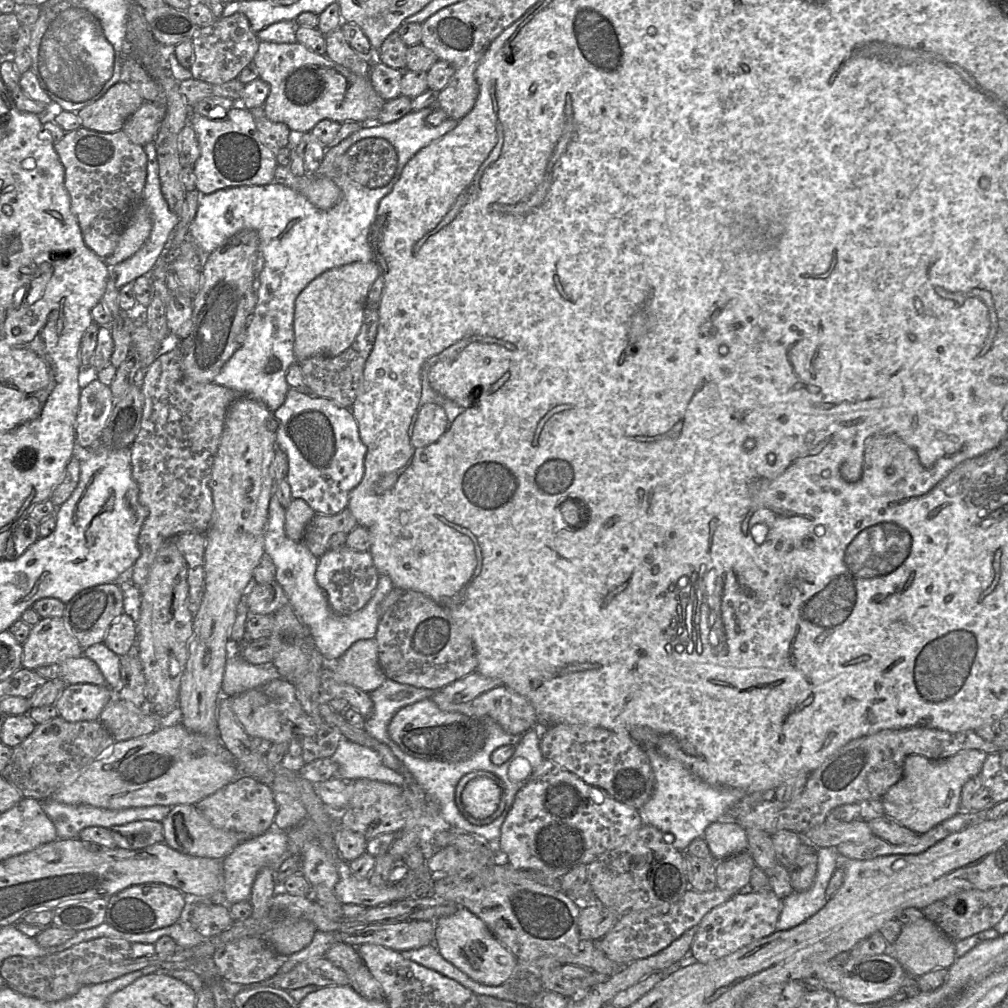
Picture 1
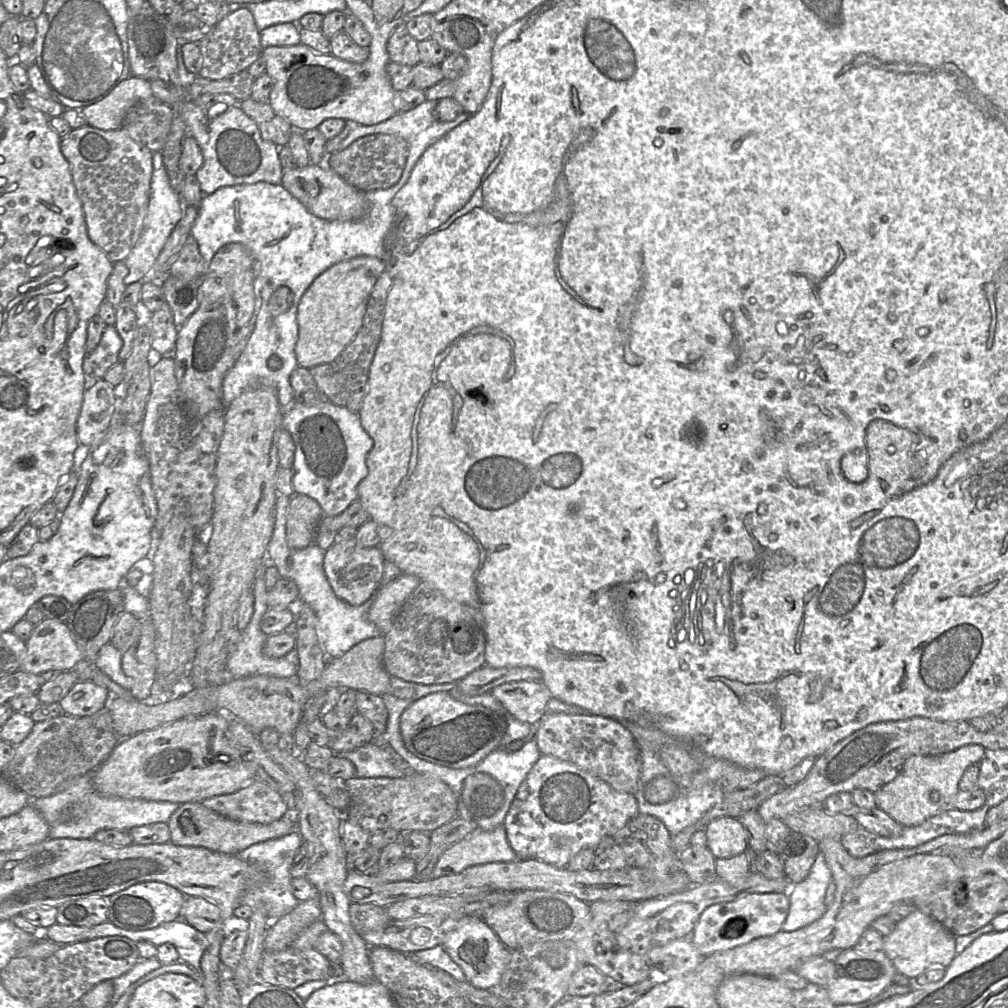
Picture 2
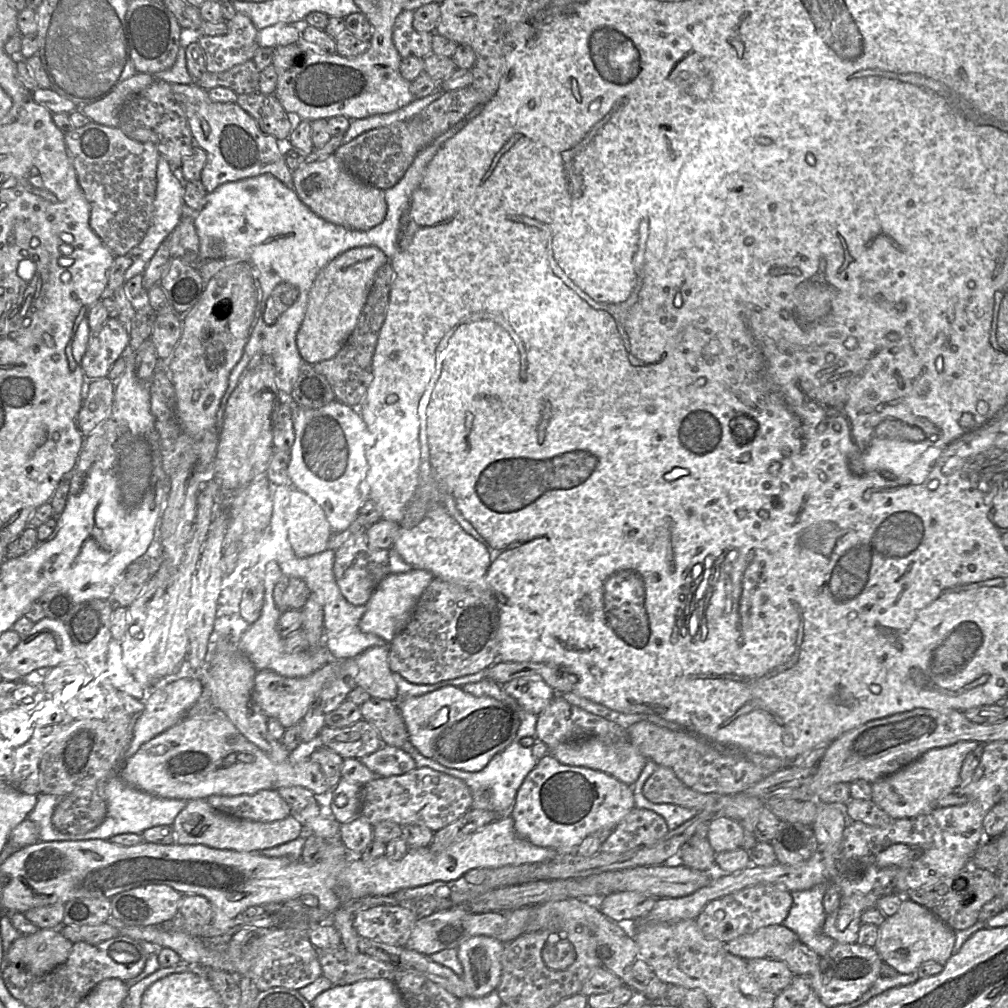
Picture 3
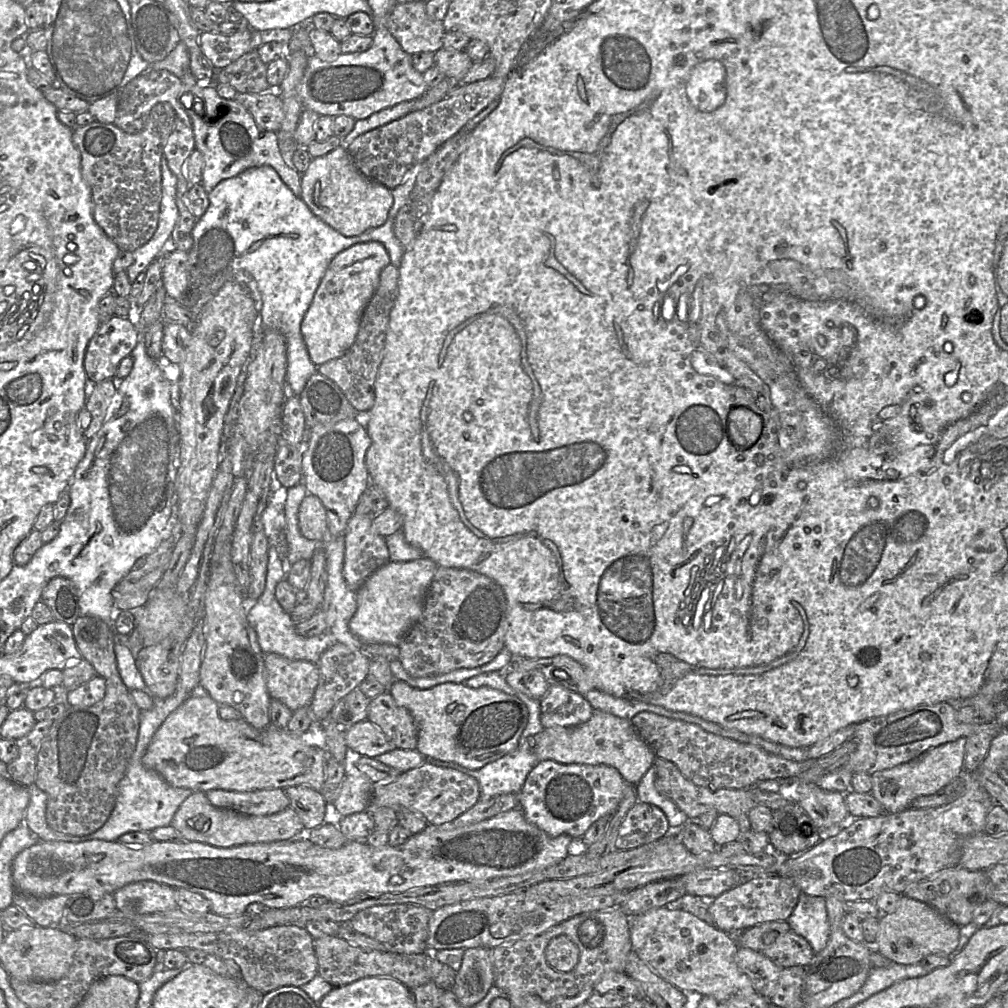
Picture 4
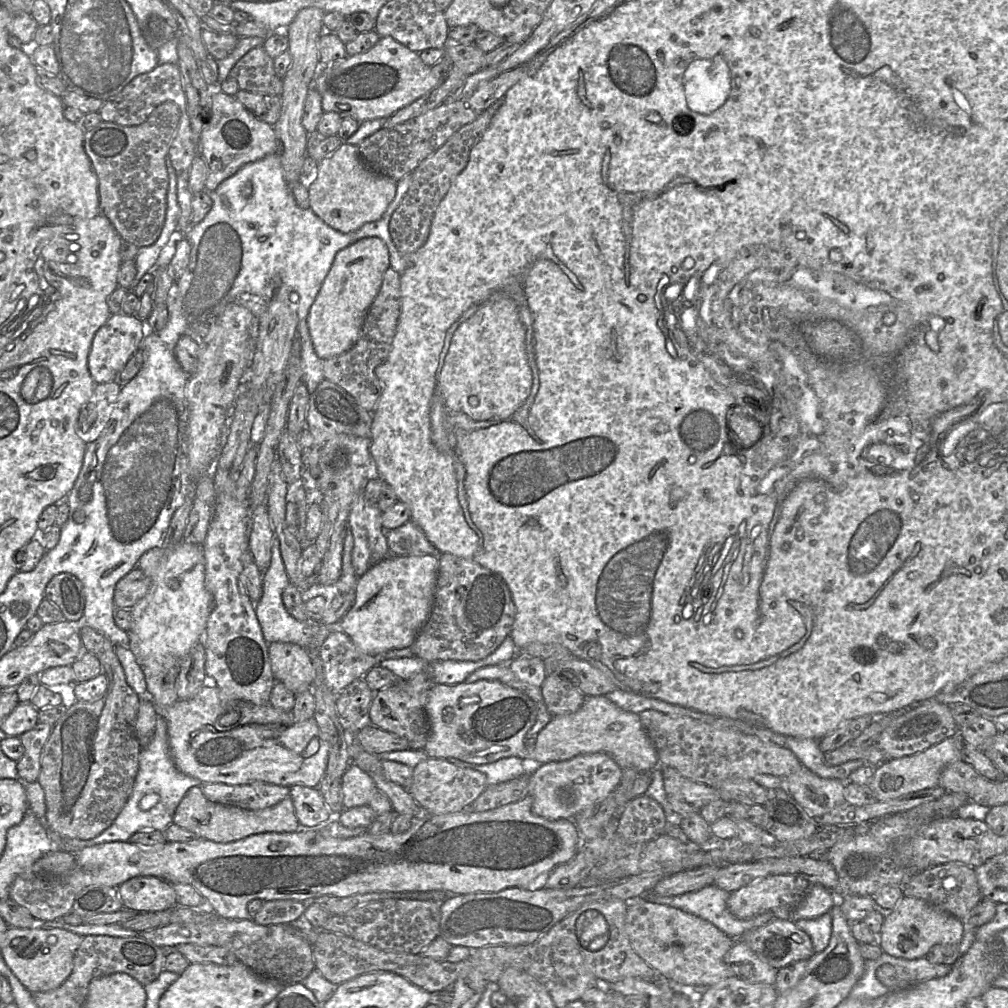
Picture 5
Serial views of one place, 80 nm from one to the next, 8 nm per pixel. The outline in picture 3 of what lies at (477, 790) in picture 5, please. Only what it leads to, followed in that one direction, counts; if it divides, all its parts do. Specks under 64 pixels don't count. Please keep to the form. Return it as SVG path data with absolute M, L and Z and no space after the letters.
M416 767L402 775L377 777L364 784L359 815L372 826L388 820L400 826L424 825L436 832L466 813L472 802L472 793L463 780L429 767Z

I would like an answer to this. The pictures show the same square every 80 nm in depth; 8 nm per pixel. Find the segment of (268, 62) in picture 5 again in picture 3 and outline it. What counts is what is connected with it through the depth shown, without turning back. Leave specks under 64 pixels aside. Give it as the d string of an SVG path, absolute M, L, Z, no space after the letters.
M249 60L224 72L206 72L196 84L207 91L215 87L226 87L237 95L256 93L259 89L260 73L254 61Z

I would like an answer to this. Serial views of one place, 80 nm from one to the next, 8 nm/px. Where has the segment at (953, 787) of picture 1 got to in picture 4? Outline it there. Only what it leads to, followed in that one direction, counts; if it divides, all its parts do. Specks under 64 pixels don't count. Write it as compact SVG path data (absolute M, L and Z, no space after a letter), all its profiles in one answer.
M967 737L933 747L914 760L889 769L877 771L872 775L872 795L888 813L897 813L908 809L919 796L932 795L942 791L963 773L965 746Z

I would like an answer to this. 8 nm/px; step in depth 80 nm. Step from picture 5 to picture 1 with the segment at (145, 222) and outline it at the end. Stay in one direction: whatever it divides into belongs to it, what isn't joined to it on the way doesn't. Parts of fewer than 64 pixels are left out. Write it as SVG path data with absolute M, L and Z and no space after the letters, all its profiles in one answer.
M83 127L66 132L54 148L64 167L71 211L78 221L83 240L96 255L105 259L116 249L133 209L143 203L147 178L144 148L132 143L122 129L101 133Z

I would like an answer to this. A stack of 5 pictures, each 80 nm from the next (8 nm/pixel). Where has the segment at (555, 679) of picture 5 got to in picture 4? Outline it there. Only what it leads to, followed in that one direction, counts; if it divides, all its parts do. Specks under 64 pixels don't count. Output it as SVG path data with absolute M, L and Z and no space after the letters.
M549 685L540 703L540 721L544 729L582 724L591 718L594 711L583 695L561 685Z

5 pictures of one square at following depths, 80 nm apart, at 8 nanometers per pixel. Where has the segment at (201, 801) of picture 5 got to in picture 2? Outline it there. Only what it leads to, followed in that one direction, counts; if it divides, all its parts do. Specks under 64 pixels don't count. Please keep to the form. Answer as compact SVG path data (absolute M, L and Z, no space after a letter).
M186 802L173 812L167 822L170 831L170 842L178 846L204 847L212 851L226 854L237 854L247 847L286 836L297 831L298 820L296 811L291 810L287 815L269 824L247 823L224 817L207 807L202 802Z

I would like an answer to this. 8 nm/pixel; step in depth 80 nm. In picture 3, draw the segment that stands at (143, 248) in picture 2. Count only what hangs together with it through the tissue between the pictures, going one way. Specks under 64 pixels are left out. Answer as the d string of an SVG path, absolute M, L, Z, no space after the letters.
M161 155L158 158L156 180L157 186L154 199L153 220L141 243L126 254L126 256L130 257L132 260L132 265L124 275L125 281L129 281L133 277L144 273L159 246L176 228L186 212L186 205L184 203L184 182L180 178L179 173L177 174L177 172L171 170L168 161Z

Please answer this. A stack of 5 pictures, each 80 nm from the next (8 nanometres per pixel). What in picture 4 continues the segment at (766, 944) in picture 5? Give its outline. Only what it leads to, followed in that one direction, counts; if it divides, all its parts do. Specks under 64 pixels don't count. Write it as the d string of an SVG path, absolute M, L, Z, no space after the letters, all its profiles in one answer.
M792 930L779 934L761 953L781 968L806 968L815 956L810 944Z

